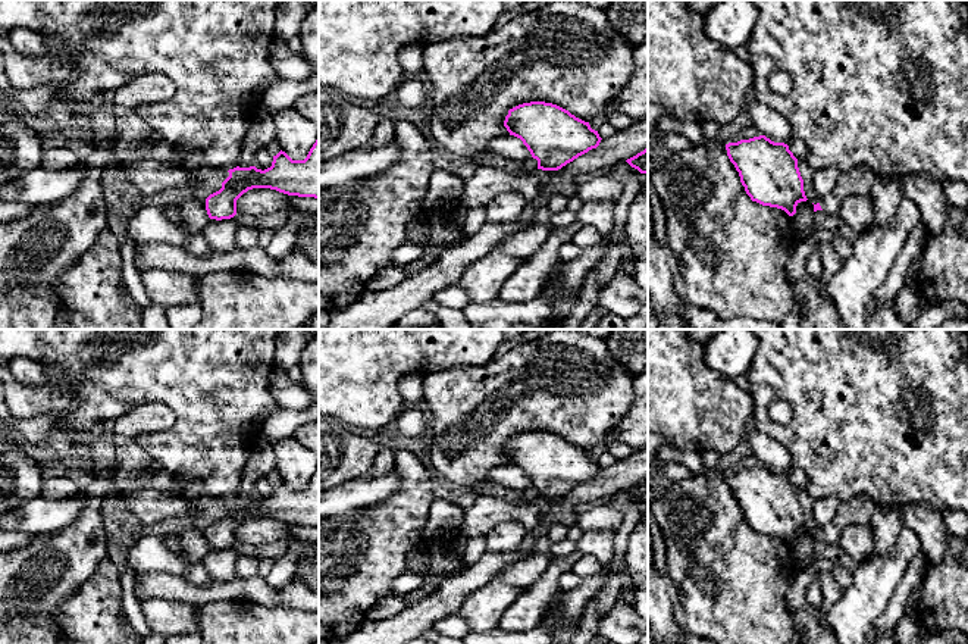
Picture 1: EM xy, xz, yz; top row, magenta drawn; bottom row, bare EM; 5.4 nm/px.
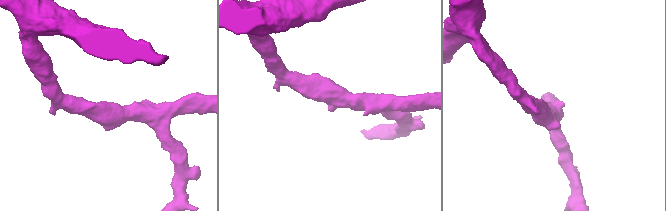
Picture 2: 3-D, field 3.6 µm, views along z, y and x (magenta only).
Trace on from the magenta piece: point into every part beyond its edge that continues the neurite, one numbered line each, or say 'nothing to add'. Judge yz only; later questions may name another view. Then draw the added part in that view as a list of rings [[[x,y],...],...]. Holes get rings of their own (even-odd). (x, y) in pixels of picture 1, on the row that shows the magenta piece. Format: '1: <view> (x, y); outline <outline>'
1: yz (860, 180); outline [[[858,166],[840,173],[834,190],[820,200],[821,209],[836,215],[843,198],[852,194],[870,196],[877,175],[867,166]]]

